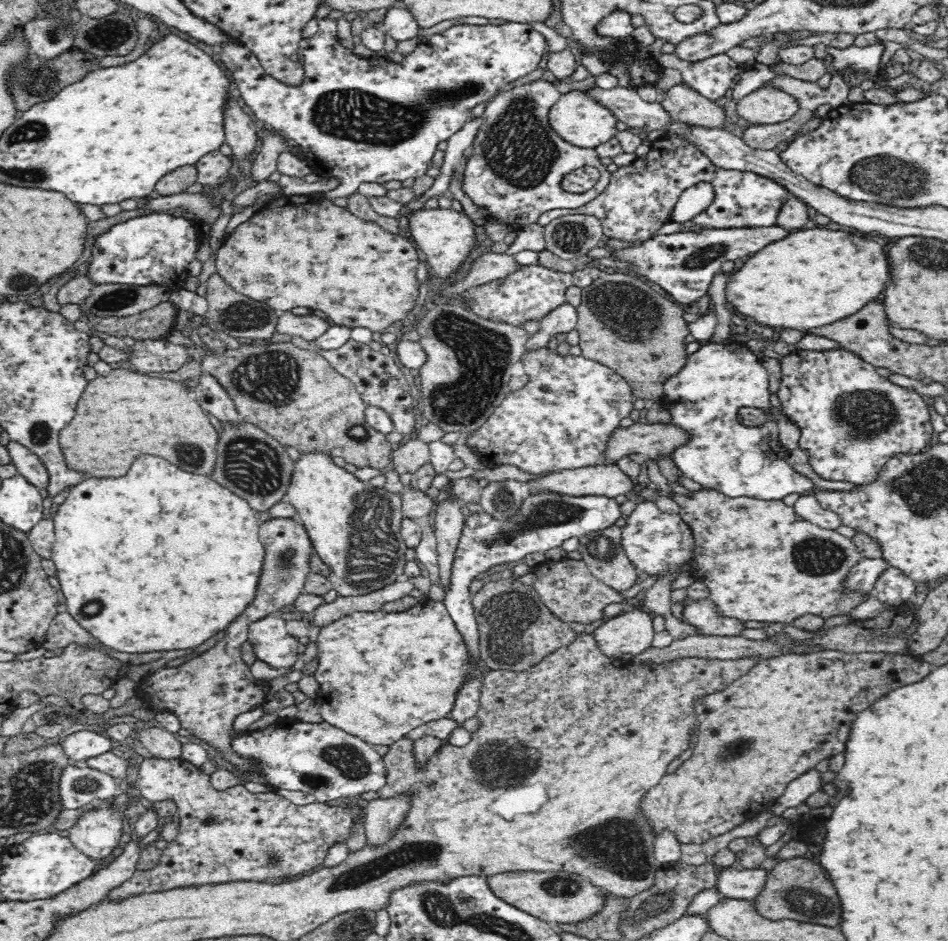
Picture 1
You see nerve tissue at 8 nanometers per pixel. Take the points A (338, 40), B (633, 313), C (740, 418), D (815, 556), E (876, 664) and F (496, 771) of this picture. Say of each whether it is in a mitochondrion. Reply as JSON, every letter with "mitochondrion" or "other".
{"A":"other","B":"mitochondrion","C":"other","D":"mitochondrion","E":"other","F":"mitochondrion"}

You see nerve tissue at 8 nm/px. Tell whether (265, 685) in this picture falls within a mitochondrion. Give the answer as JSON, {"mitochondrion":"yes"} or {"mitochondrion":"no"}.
{"mitochondrion":"no"}

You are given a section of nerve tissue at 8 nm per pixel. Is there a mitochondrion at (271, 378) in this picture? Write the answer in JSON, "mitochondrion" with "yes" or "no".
{"mitochondrion":"yes"}

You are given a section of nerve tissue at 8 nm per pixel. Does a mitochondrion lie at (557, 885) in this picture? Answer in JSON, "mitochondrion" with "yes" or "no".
{"mitochondrion":"yes"}

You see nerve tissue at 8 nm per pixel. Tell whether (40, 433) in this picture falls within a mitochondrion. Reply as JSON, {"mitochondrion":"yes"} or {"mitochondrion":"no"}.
{"mitochondrion":"yes"}

